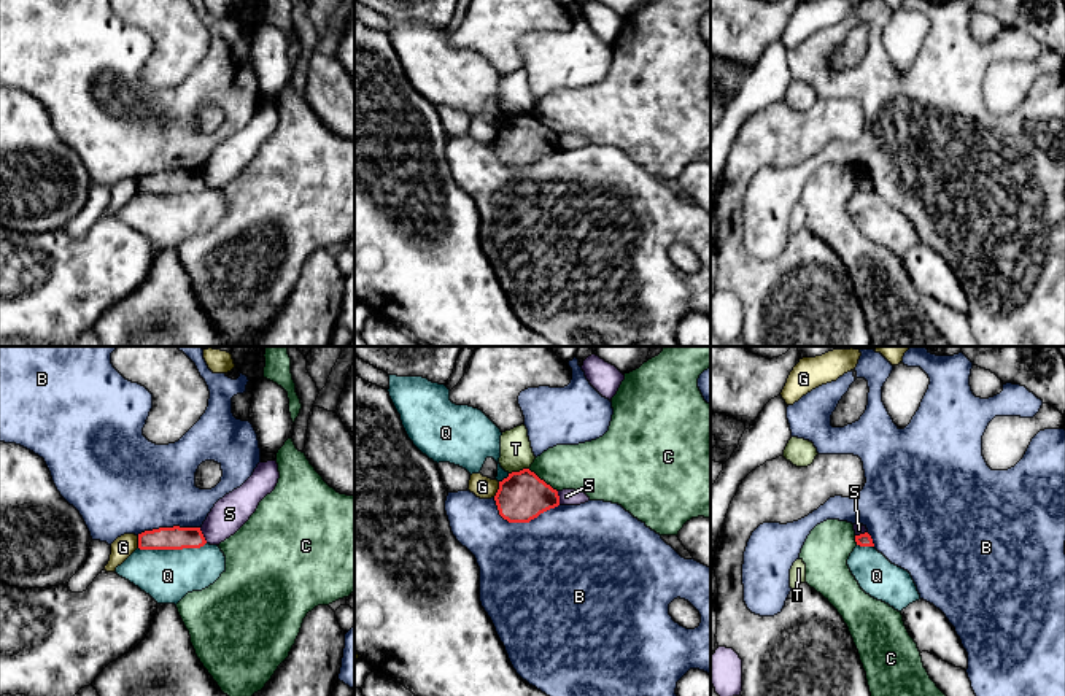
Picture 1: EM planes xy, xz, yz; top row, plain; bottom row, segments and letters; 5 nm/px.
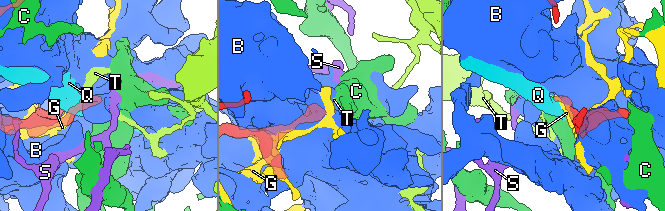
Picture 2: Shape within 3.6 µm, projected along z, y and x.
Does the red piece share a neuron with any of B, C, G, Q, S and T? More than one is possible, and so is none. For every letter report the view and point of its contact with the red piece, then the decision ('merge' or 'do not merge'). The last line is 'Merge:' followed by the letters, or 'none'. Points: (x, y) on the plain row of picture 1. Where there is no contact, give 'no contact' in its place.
B: contact xz (522, 166); do not merge
C: contact xz (542, 124); do not merge
G: contact xz (498, 134); do not merge
Q: contact xy (172, 193); do not merge
S: contact xy (202, 180); do not merge
T: contact xz (518, 116); do not merge
Merge: none

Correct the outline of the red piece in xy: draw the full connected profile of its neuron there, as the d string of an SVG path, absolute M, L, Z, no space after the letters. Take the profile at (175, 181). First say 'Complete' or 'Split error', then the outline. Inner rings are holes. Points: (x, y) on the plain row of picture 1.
Complete. M159 172L138 178L140 194L200 192L207 188L200 172Z

